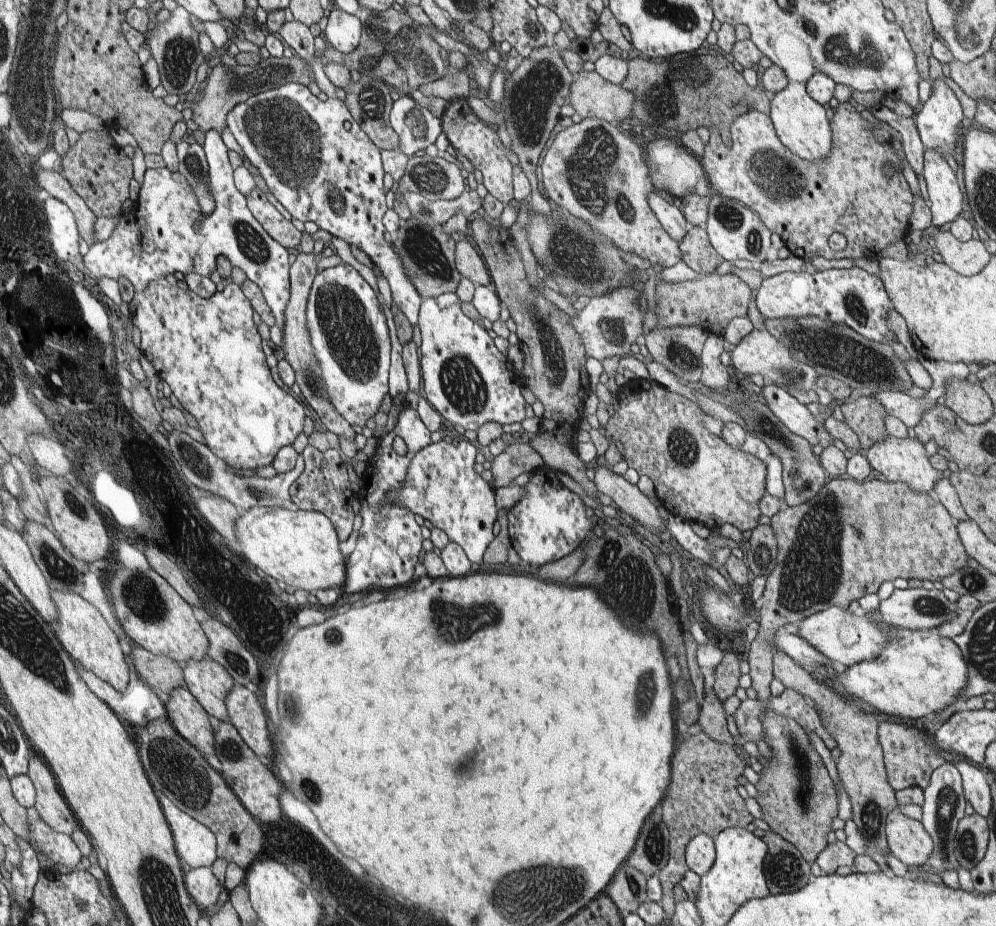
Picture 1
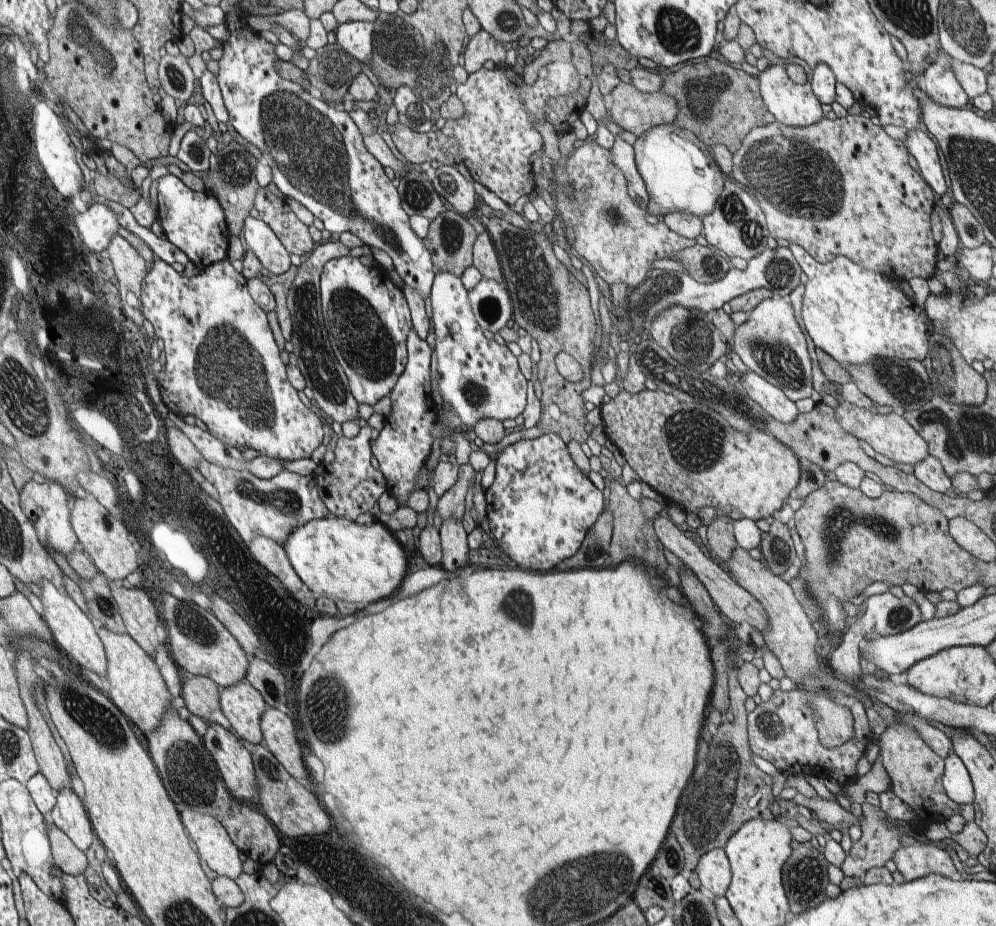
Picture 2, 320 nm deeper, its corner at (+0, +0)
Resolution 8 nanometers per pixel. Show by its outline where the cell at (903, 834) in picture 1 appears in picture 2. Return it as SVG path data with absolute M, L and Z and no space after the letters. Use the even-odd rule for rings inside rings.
M926 843L902 846L894 853L893 861L906 883L930 873L950 877L956 872L947 851Z

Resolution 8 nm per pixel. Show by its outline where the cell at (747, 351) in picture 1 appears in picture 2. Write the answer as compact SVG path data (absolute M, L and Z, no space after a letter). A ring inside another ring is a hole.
M772 297L753 308L748 320L735 330L731 350L740 356L748 369L777 386L790 400L810 398L814 387L810 352L789 299Z

